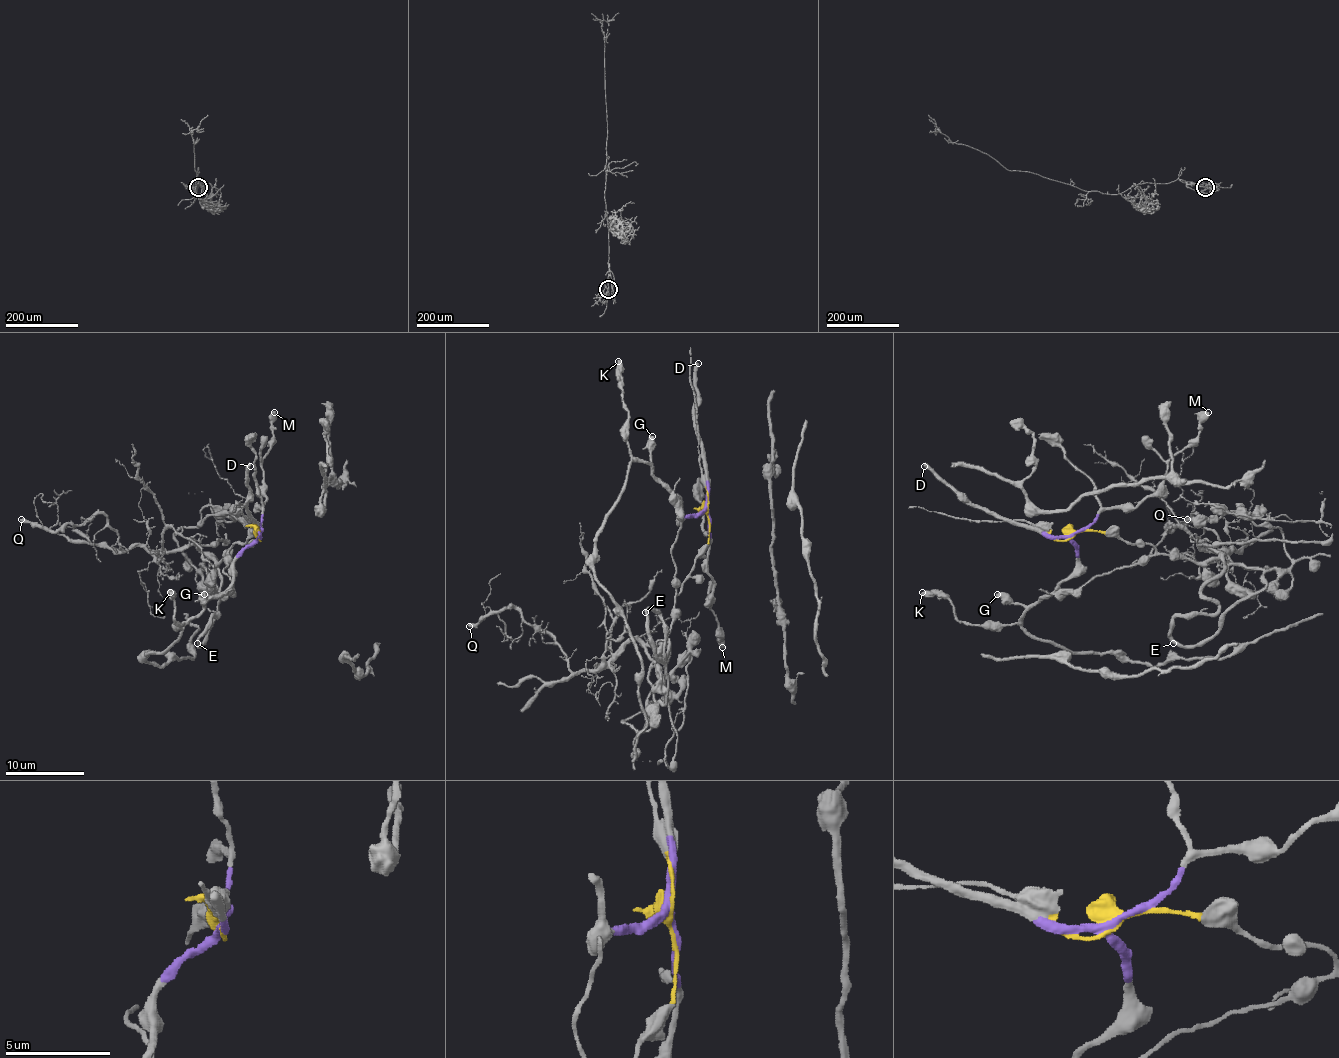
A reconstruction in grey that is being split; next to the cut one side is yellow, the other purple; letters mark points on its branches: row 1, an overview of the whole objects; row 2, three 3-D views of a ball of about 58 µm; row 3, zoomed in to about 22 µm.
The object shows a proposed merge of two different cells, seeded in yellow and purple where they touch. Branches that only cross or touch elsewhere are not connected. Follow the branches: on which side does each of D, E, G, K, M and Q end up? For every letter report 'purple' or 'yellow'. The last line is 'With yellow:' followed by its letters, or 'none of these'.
D: purple
E: yellow
G: purple
K: purple
M: purple
Q: yellow
With yellow: E, Q

